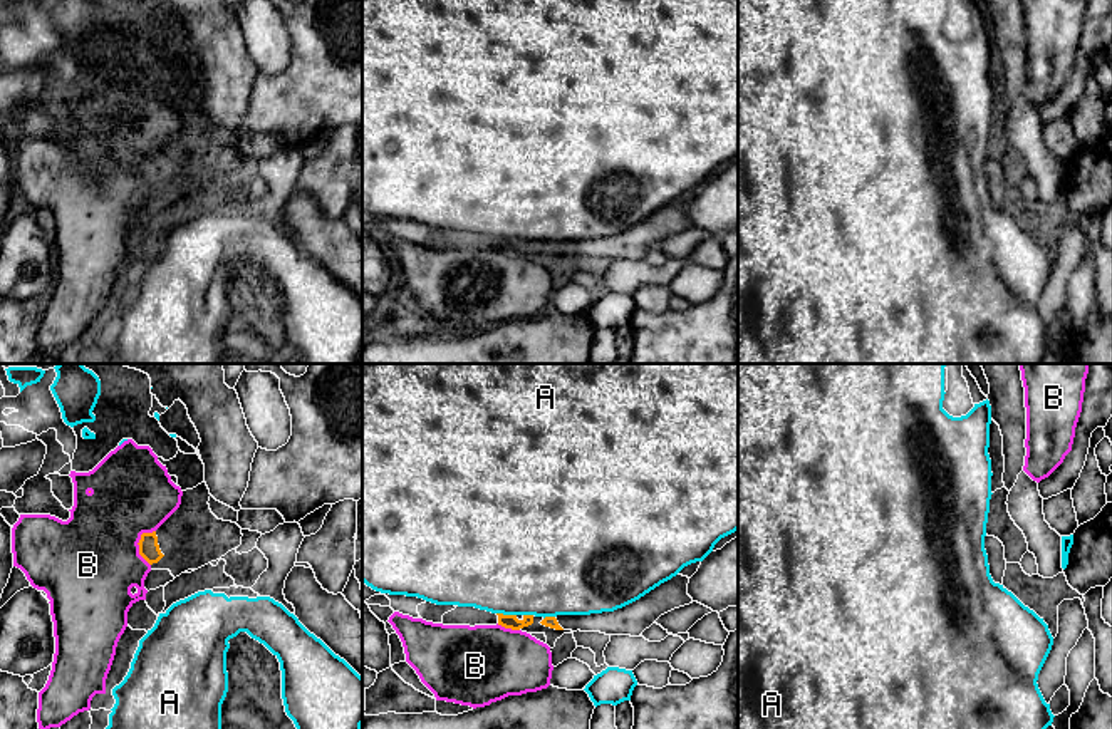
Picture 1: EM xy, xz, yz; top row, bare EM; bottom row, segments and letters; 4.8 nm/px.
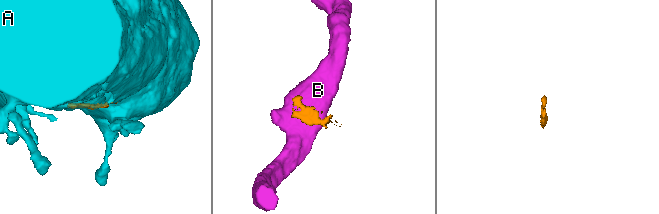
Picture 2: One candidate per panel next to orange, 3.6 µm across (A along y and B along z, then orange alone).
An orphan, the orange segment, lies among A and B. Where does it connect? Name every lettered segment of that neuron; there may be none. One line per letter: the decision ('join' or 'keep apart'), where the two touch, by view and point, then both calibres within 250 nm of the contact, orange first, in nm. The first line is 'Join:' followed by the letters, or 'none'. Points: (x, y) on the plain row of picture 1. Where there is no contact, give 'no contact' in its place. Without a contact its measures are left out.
Join: none
A: keep apart | xz (507, 240) | 70/480 nm
B: keep apart | xy (138, 168) | 100/460 nm

